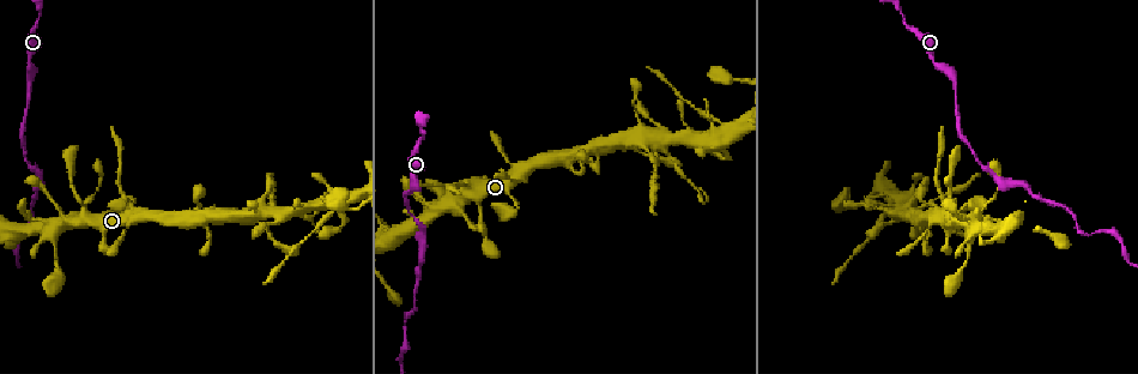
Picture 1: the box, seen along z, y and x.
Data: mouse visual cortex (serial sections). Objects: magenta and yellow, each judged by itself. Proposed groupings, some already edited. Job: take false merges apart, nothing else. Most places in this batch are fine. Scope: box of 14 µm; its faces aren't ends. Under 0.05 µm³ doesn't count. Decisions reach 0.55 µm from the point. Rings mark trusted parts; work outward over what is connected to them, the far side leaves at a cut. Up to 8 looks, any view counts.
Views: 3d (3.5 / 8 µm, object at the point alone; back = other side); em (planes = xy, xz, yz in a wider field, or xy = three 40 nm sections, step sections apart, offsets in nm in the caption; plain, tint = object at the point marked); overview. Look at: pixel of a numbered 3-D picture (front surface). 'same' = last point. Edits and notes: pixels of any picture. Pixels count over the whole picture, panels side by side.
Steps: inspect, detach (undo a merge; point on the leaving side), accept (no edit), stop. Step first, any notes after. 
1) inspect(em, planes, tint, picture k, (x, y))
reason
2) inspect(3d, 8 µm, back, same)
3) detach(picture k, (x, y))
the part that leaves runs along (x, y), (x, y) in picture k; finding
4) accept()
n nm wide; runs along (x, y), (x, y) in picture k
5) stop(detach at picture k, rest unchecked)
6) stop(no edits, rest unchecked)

inspect(3d, 3.5 µm, picture 1, (955, 219))
thick turns thin

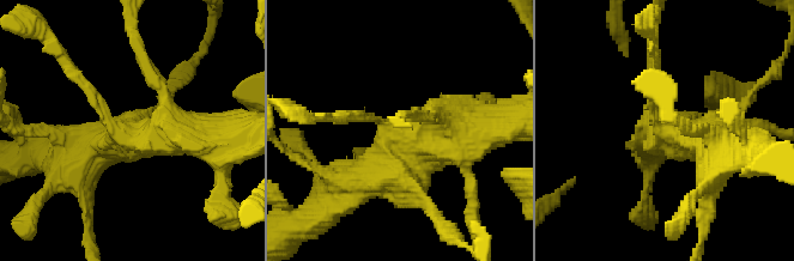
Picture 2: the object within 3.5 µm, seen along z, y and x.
inspect(em, planes, tint, picture 2, (672, 135))
4 arms; arms of 100, 400, 500, 500 nm; need the tissue

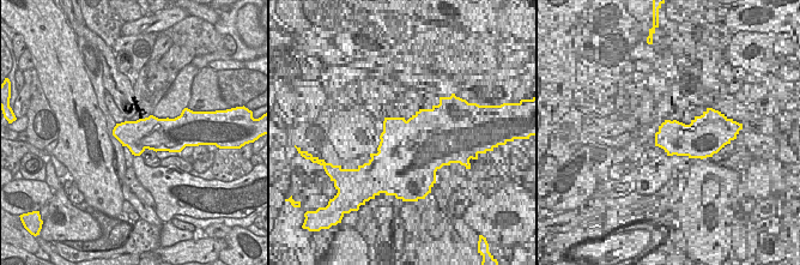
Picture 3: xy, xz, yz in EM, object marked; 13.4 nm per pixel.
inspect(em, xy, step 5, tint, same)

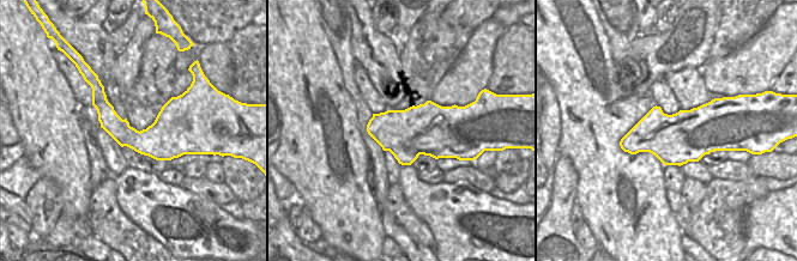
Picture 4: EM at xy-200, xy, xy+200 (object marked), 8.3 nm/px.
accept()
runs along (197, 131), (111, 131), (79, 76) in picture 2; all the same cell

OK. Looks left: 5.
inspect(3d, 3.5 µm, back, picture 1, (1082, 233))
abrupt turn

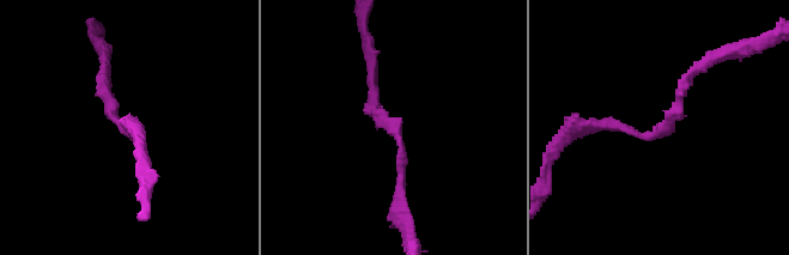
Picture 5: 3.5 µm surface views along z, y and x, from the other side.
inspect(em, planes, tint, picture 5, (393, 130))
arms of 150, 150 nm; need the tissue

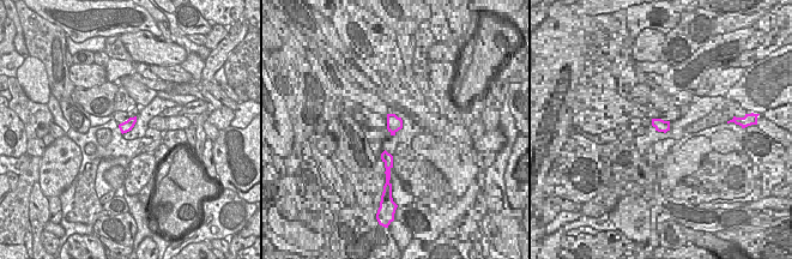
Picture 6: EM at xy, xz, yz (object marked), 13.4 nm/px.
accept()
runs along (697, 67), (657, 133), (589, 126) in picture 5; all the same cell

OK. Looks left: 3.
inspect(3d, 3.5 µm, picture 1, (7, 238))
thick turns thin

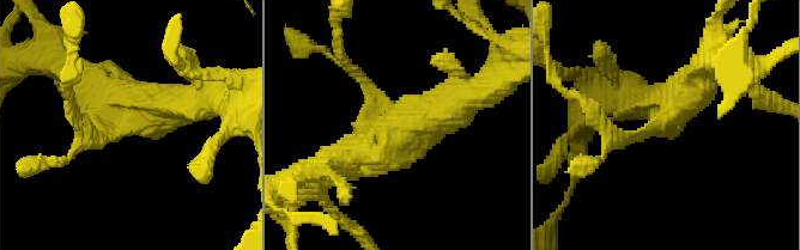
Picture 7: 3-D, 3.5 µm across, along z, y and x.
inspect(em, xy, step 2, tint, picture 7, (662, 124))
shape alone is not enough

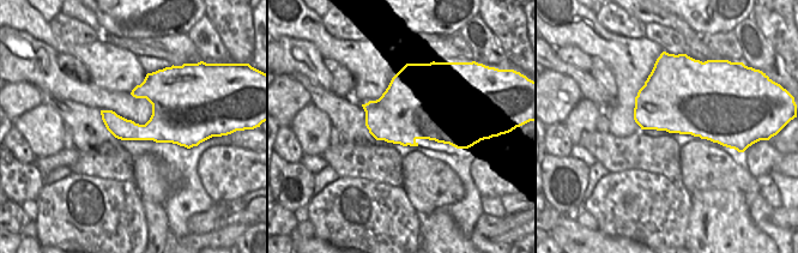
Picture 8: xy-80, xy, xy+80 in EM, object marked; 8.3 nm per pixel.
accept()
one cell here

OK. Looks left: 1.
stop(no edits, rest unchecked)

